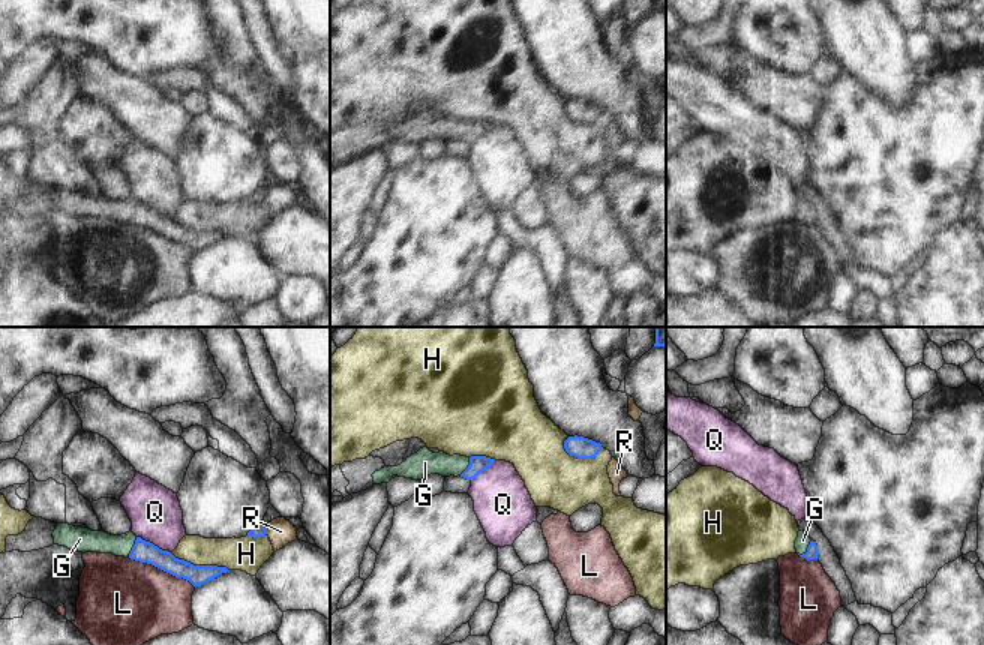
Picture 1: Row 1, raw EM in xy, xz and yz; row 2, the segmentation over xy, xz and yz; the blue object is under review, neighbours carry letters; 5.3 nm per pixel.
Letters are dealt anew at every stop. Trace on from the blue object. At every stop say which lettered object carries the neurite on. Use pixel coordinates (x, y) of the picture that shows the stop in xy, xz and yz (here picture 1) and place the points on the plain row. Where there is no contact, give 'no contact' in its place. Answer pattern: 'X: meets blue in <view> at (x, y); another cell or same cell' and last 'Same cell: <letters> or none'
G: meets blue in yz at (807, 213); same cell
H: meets blue in xy at (200, 230); another cell
L: meets blue in xy at (161, 233); another cell
Q: meets blue in xy at (152, 207); another cell
R: meets blue in xy at (266, 192); another cell
Same cell: G

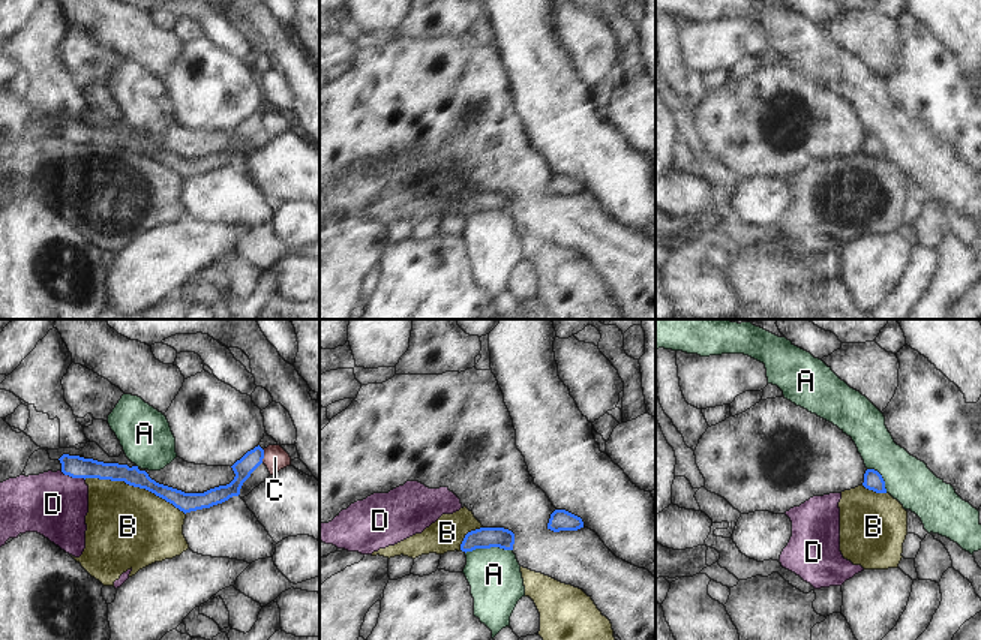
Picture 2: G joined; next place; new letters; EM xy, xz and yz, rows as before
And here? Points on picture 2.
A: meets blue in xz at (488, 212); another cell
B: meets blue in xy at (135, 150); another cell
C: meets blue in xy at (263, 120); another cell
D: meets blue in xy at (72, 141); another cell
Same cell: none

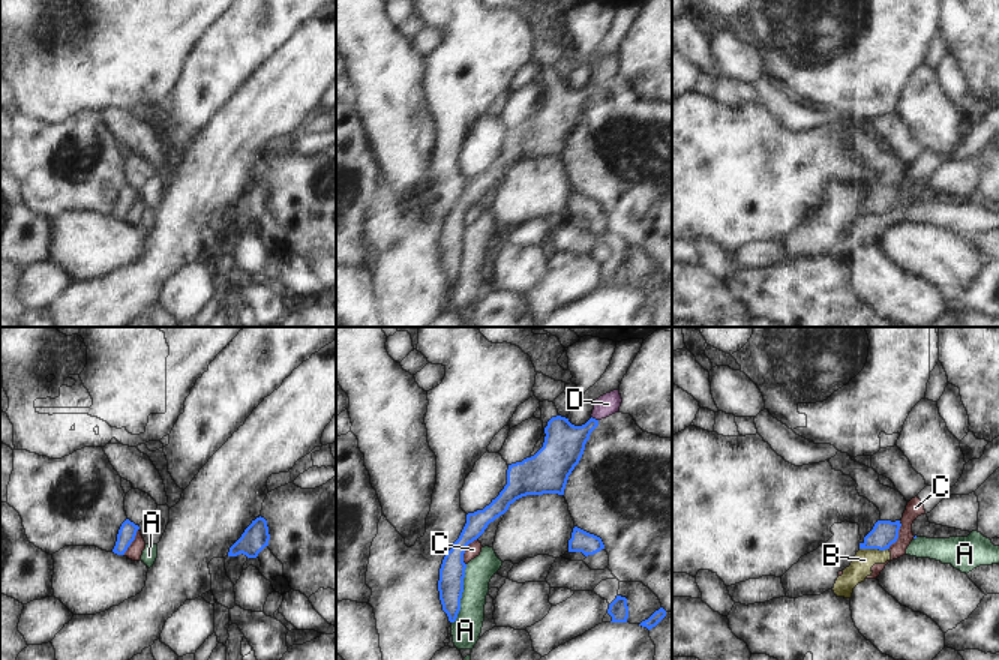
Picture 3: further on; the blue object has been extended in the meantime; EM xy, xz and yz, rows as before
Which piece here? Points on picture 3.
A: meets blue in xz at (461, 258); another cell
B: meets blue in yz at (875, 212); another cell
C: meets blue in xz at (464, 215); another cell
D: meets blue in xz at (594, 83); same cell
Same cell: D

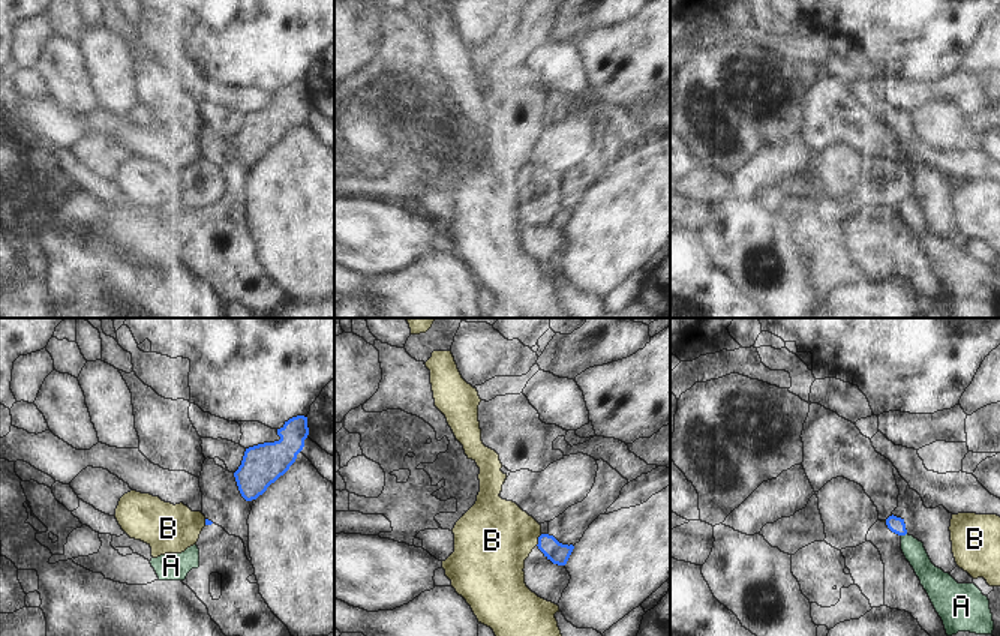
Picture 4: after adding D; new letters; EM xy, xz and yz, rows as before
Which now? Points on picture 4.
A: meets blue in yz at (903, 198); same cell
B: meets blue in xz at (538, 204); another cell
Same cell: A

